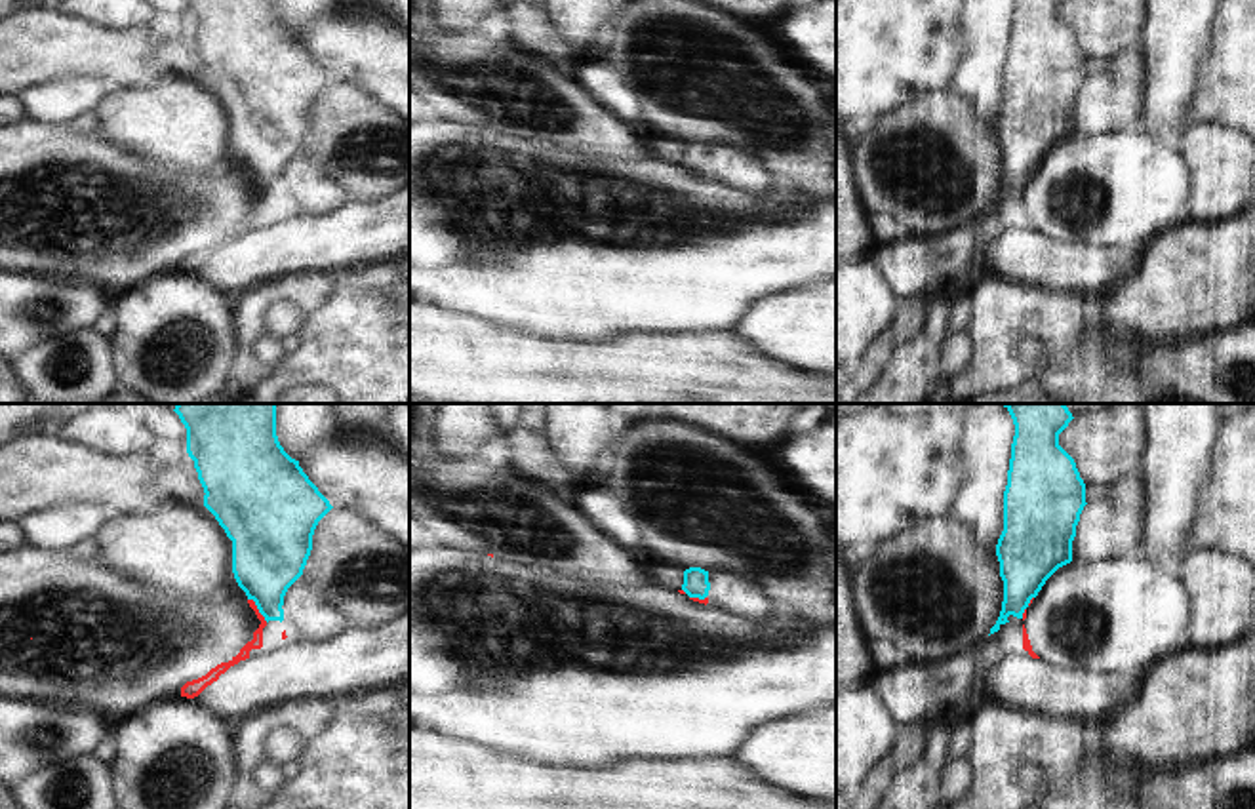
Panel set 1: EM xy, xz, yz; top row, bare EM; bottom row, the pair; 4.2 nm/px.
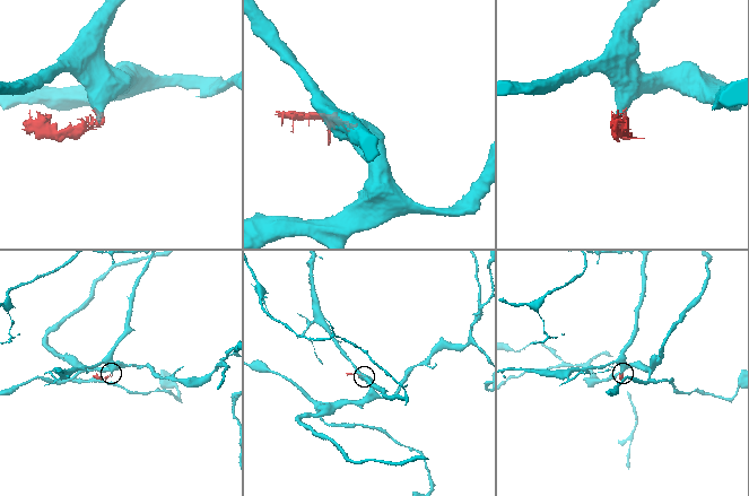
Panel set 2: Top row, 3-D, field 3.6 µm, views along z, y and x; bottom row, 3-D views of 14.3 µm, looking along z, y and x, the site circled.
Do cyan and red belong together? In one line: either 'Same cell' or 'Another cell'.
Another cell.

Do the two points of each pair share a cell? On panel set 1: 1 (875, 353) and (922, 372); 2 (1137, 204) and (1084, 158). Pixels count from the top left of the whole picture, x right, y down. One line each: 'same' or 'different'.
1: different
2: same

